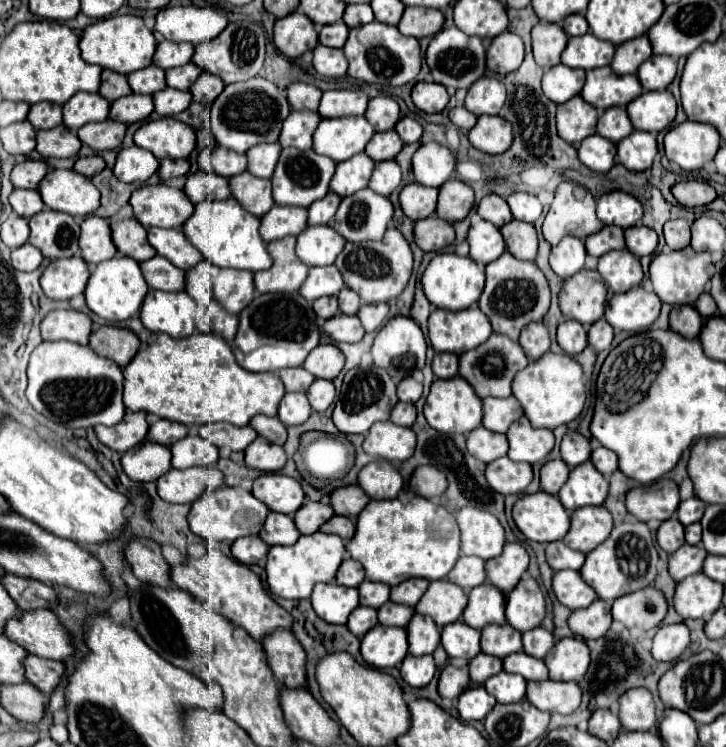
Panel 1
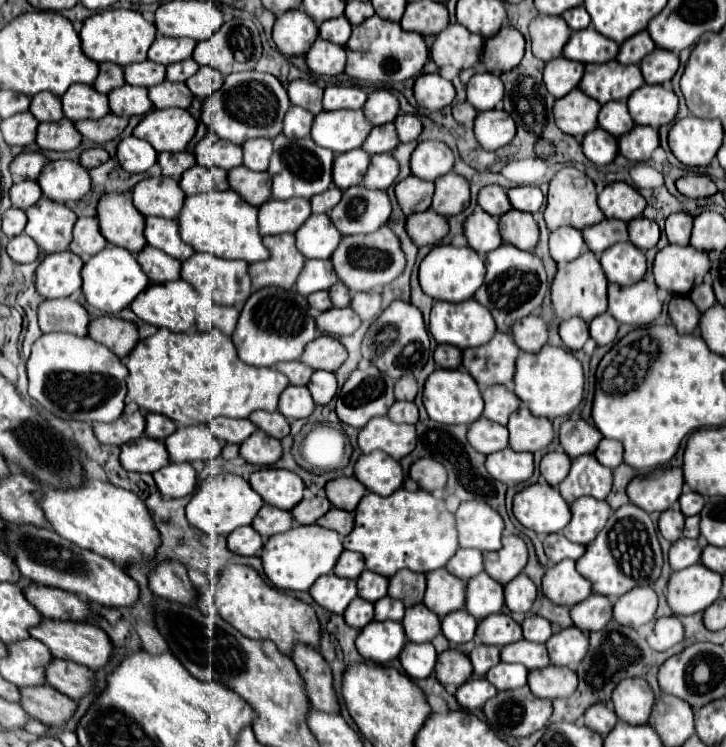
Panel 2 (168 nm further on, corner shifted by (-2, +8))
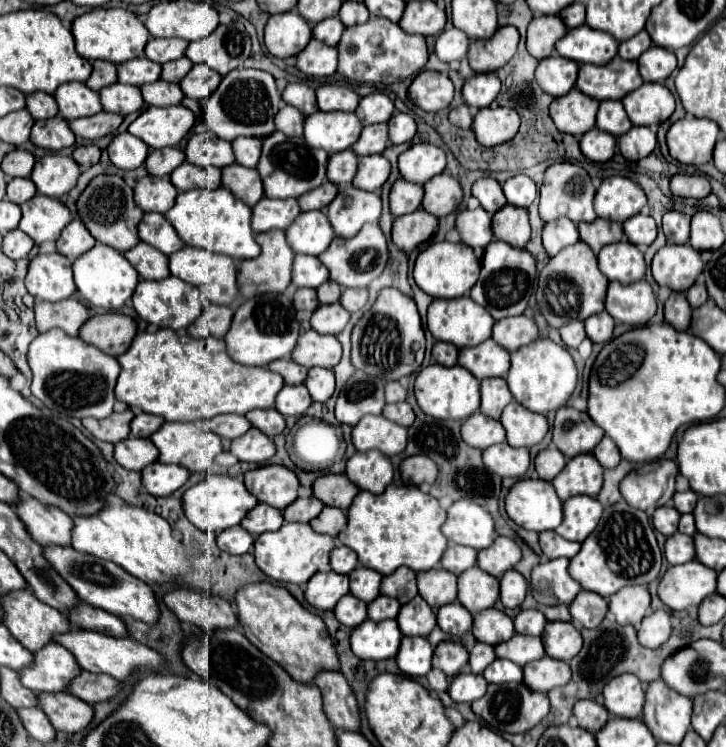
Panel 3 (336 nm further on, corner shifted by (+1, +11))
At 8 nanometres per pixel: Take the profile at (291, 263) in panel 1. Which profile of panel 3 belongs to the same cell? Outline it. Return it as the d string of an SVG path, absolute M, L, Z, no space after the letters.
M267 231L257 235L257 243L261 245L261 255L255 259L245 259L237 263L239 269L239 291L241 297L255 297L261 293L283 293L291 283L291 267L293 267L293 249L287 245L285 231Z

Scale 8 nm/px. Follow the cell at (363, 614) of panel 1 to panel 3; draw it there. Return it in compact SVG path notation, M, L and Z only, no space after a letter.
M347 593L347 597L343 597L339 605L335 605L335 617L347 627L357 627L367 619L367 603Z

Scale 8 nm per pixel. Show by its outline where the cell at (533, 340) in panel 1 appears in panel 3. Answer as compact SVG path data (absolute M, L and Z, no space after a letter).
M527 315L507 317L503 321L497 321L493 327L493 339L499 341L499 345L503 345L509 351L517 351L533 343L537 337L539 337L537 323Z

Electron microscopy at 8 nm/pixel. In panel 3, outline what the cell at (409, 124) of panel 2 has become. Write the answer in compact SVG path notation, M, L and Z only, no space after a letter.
M399 111L387 123L389 123L389 139L393 145L411 141L415 135L415 129L417 129L413 117L407 113L399 113Z

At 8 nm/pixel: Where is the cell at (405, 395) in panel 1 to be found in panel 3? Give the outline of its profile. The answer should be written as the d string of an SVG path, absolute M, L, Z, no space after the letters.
M389 381L389 383L385 385L385 399L387 399L387 403L405 401L405 399L407 399L407 389L405 389L403 383L399 383L399 381Z

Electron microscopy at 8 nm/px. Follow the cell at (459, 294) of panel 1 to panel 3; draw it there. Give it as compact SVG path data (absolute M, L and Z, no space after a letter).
M441 241L441 243L431 243L427 249L423 249L419 253L419 257L415 261L413 277L415 277L415 283L427 295L439 297L439 299L455 299L455 297L469 293L469 289L475 285L475 281L479 277L479 269L481 269L481 263L475 257L471 247L467 247L465 243Z

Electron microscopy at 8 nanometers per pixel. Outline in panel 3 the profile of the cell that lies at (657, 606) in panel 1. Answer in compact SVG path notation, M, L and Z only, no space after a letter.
M627 587L609 597L609 611L615 615L619 625L639 627L643 617L649 613L649 591L647 587Z

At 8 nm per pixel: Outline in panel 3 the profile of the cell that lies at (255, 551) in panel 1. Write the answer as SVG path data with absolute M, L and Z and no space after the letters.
M235 525L231 529L225 529L223 533L217 535L217 545L221 551L231 553L231 555L243 555L249 553L253 547L255 537L247 533L241 525Z

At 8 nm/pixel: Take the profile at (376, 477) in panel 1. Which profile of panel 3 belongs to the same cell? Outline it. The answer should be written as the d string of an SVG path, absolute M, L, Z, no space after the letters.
M377 449L355 453L347 461L347 477L359 485L359 489L379 495L393 481L393 463Z

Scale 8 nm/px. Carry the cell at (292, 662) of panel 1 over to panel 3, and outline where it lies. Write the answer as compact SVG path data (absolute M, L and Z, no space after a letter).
M317 671L313 683L321 689L323 711L335 729L359 731L359 711L347 679L339 671Z

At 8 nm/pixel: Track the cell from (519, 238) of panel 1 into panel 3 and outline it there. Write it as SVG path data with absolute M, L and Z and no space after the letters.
M505 205L493 215L493 235L513 247L525 247L531 237L527 209Z

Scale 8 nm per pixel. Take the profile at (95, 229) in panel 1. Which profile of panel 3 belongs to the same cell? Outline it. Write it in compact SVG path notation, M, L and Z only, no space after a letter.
M73 219L61 233L59 243L57 243L57 251L65 257L69 257L71 261L75 261L77 257L81 257L85 251L89 251L91 247L95 247L95 239L91 237L91 233L85 229L81 219Z

